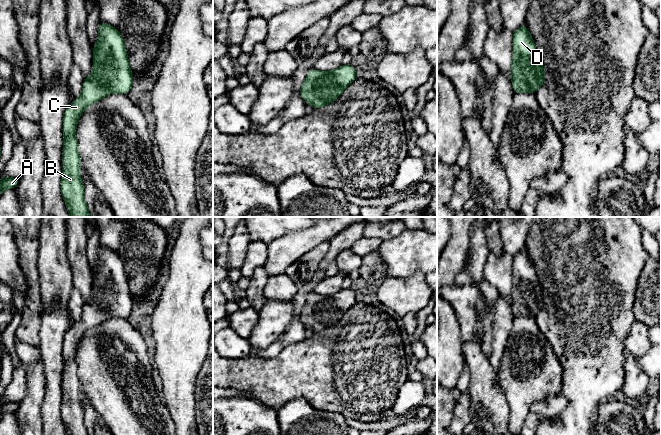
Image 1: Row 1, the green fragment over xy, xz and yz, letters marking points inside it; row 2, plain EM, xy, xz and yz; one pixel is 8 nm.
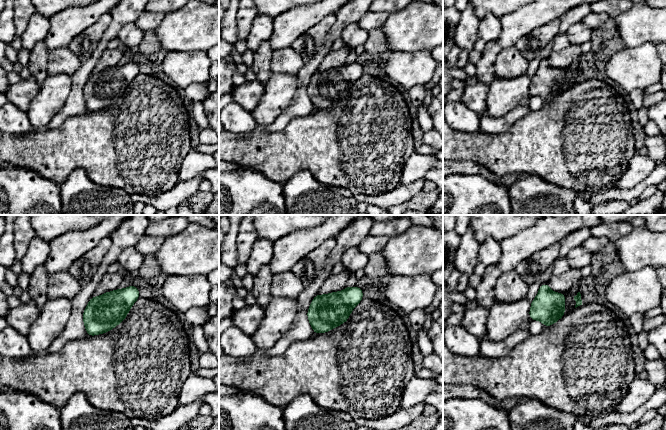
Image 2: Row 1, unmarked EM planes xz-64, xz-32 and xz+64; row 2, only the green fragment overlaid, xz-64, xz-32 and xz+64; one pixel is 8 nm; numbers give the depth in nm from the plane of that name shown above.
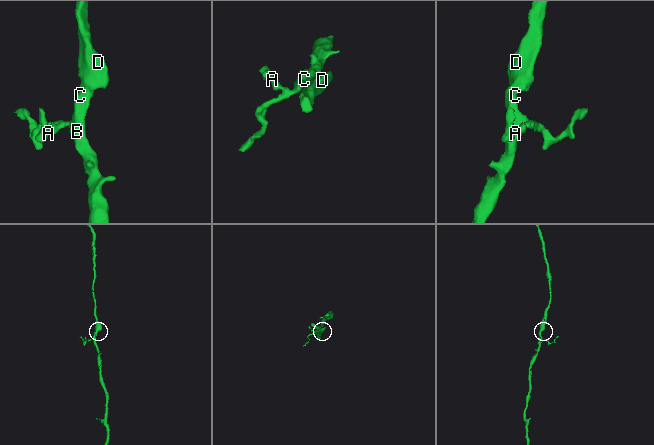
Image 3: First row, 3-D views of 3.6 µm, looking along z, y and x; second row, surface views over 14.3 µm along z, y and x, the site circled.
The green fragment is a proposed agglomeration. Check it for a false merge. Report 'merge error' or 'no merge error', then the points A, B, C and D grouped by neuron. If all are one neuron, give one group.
no merge error; groups A B C D

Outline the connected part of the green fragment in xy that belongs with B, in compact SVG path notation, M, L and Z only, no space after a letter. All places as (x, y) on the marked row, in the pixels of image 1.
M102 21L98 31L98 42L92 45L92 75L85 77L81 96L74 99L63 116L61 193L70 217L90 217L80 177L82 166L76 138L77 122L89 105L111 93L127 94L134 81L120 32Z

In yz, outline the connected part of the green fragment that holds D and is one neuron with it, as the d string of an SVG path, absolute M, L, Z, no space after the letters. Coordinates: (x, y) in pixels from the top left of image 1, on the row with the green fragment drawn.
M523 24L513 32L510 71L514 93L535 93L545 83L545 71L528 28Z

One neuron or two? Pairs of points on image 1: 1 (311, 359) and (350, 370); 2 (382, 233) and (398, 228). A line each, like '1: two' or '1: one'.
1: one
2: one

